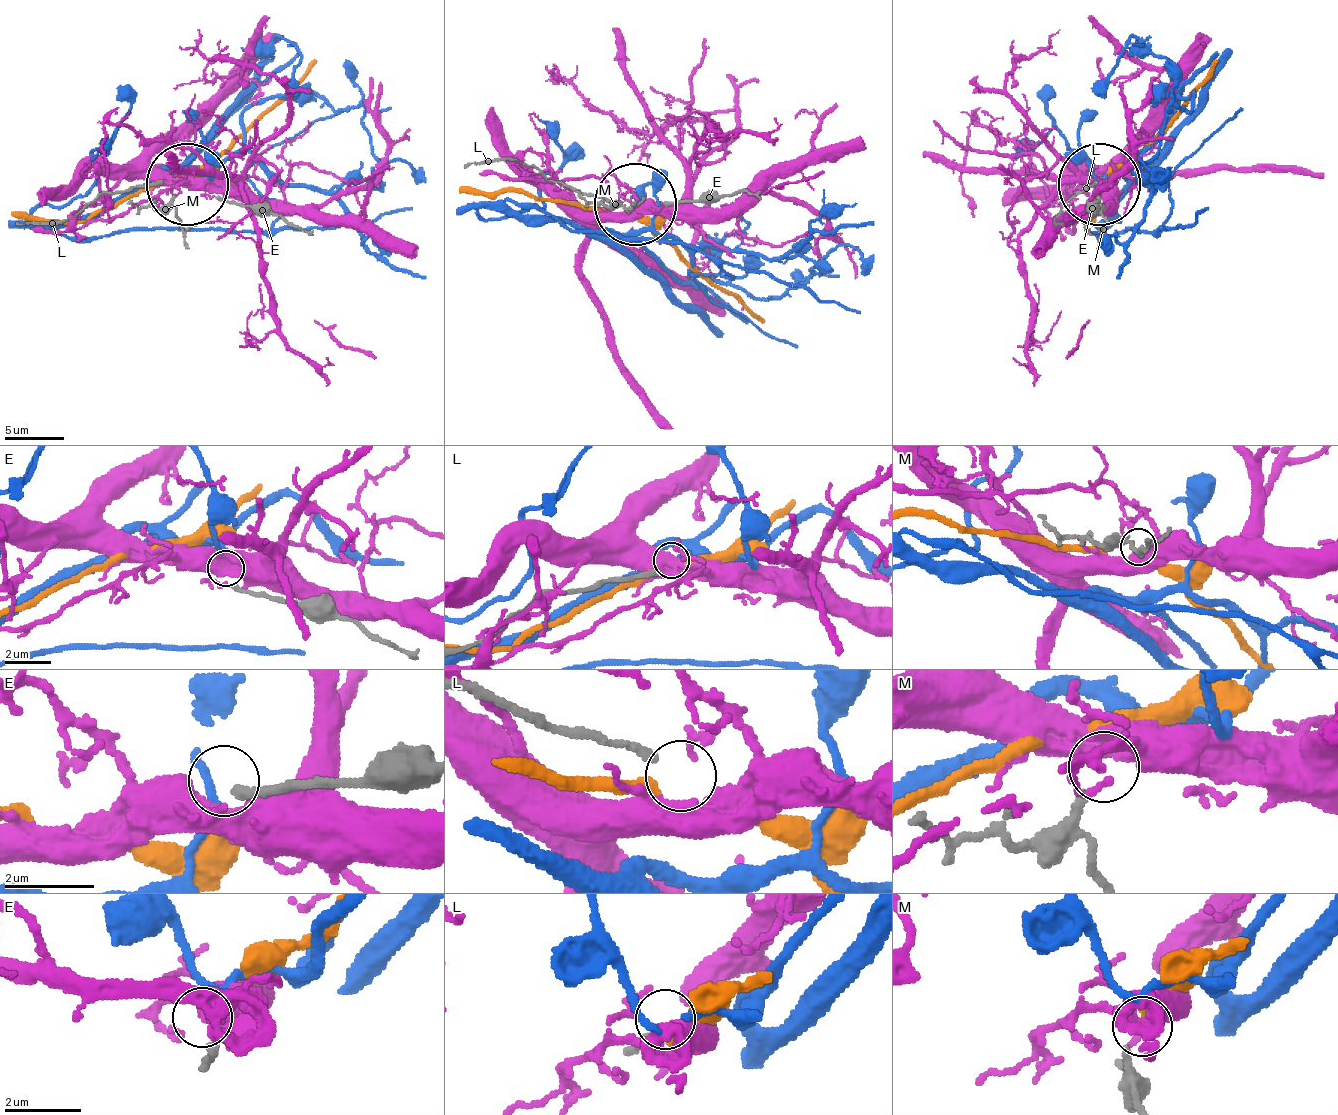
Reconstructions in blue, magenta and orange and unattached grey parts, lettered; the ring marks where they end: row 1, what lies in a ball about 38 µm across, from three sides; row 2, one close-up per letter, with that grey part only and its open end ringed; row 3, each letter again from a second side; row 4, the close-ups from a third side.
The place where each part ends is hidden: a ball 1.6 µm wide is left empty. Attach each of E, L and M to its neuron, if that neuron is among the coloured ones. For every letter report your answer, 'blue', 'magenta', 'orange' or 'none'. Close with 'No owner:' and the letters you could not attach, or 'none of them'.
E: blue
L: none
M: magenta
No owner: L

